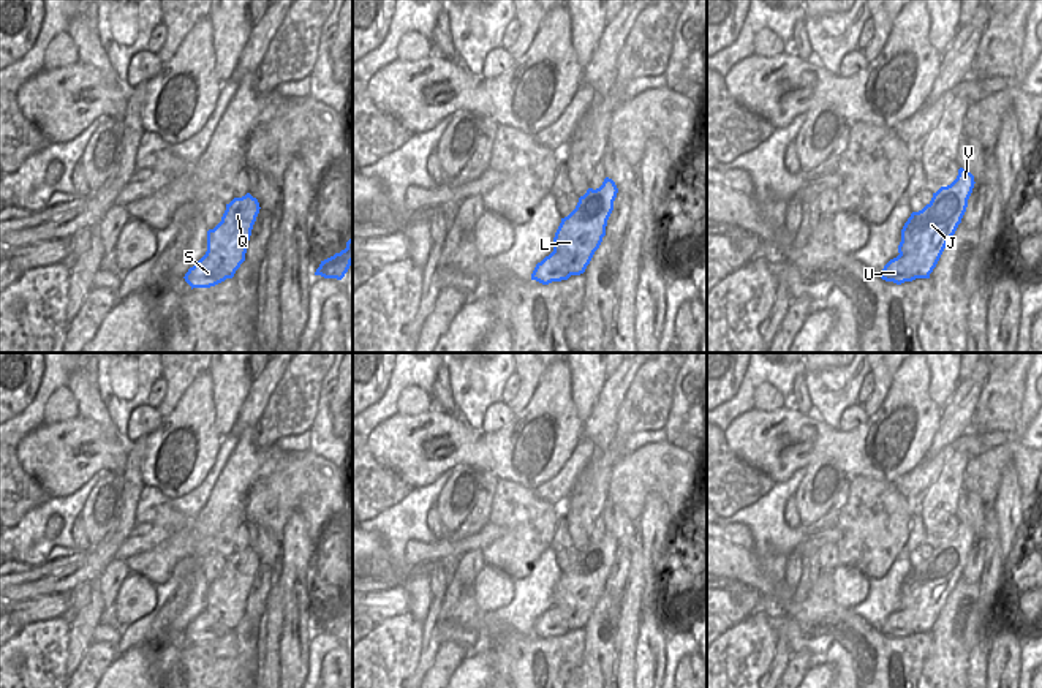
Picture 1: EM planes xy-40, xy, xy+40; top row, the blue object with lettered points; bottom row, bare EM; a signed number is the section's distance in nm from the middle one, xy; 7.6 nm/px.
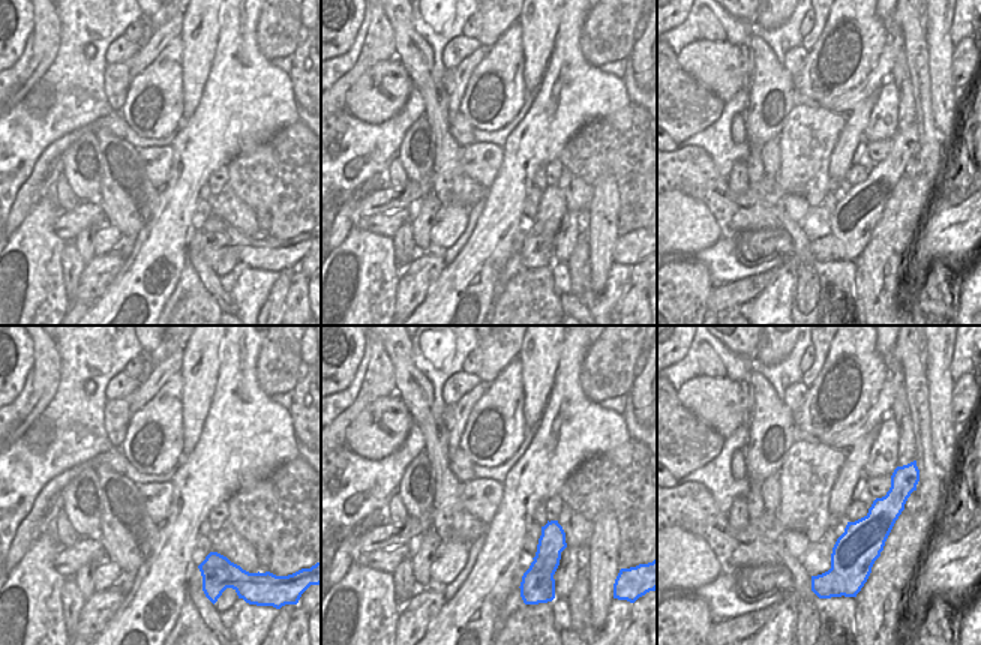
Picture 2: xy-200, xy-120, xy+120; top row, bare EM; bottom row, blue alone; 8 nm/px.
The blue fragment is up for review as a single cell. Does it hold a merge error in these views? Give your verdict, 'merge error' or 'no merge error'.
merge error

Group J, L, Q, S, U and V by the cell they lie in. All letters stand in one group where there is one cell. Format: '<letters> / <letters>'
J L Q V / S U

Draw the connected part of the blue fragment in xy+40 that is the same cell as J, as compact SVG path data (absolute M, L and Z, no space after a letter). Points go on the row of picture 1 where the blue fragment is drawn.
M960 168L957 179L933 193L931 201L912 212L901 229L898 253L914 263L916 278L930 278L931 251L942 237L952 237L961 223L974 188L974 176Z

